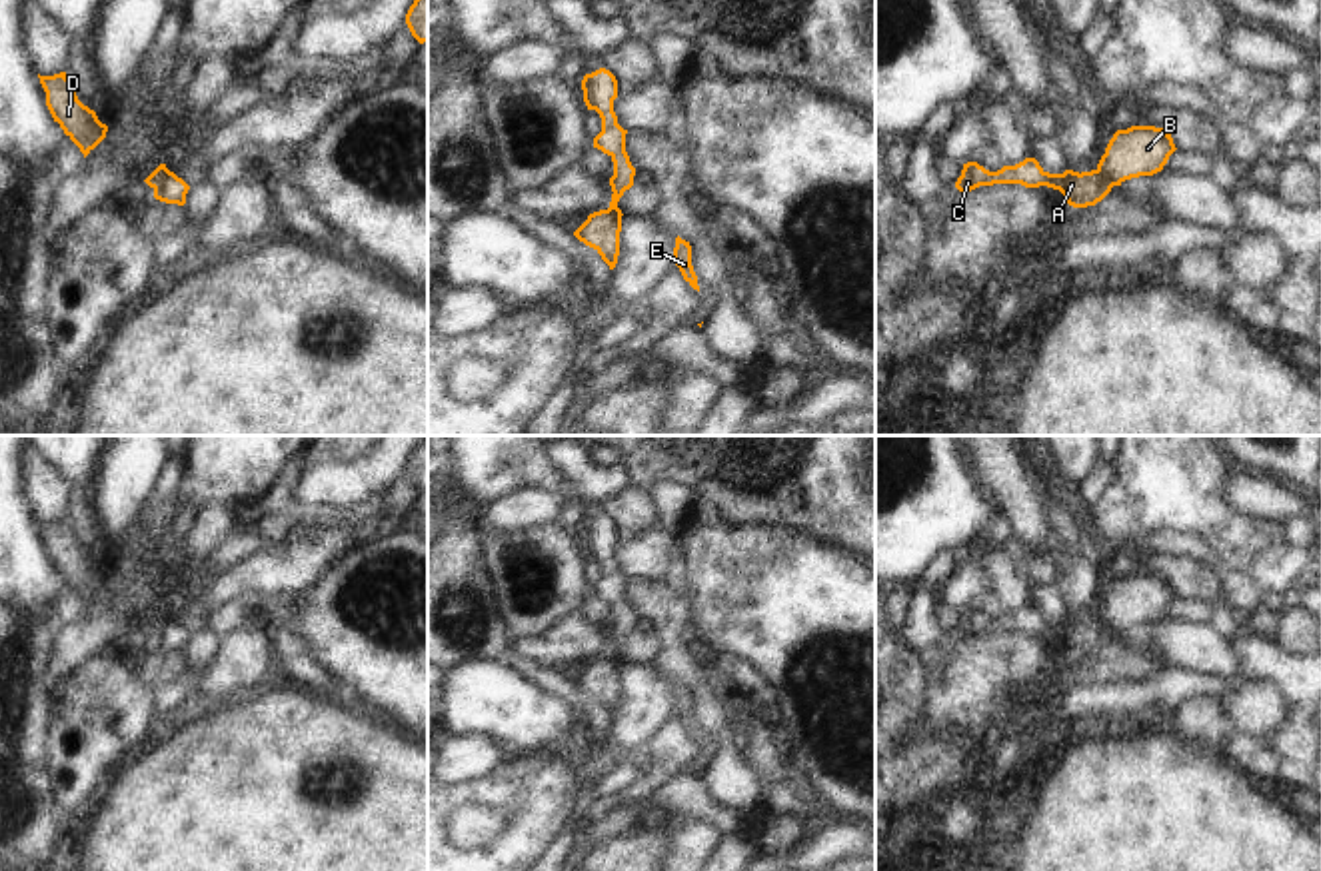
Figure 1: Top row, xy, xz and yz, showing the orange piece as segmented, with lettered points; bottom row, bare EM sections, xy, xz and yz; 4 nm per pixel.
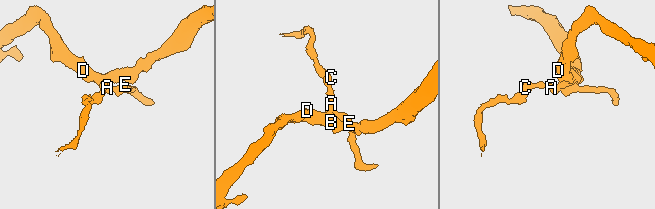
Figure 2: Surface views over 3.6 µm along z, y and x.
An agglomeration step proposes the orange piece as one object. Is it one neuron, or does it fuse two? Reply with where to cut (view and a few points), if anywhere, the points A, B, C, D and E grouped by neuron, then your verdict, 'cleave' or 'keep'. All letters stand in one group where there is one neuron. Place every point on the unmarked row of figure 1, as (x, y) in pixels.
cut xy (166, 616), (152, 634); groups A C E / B D; cleave

